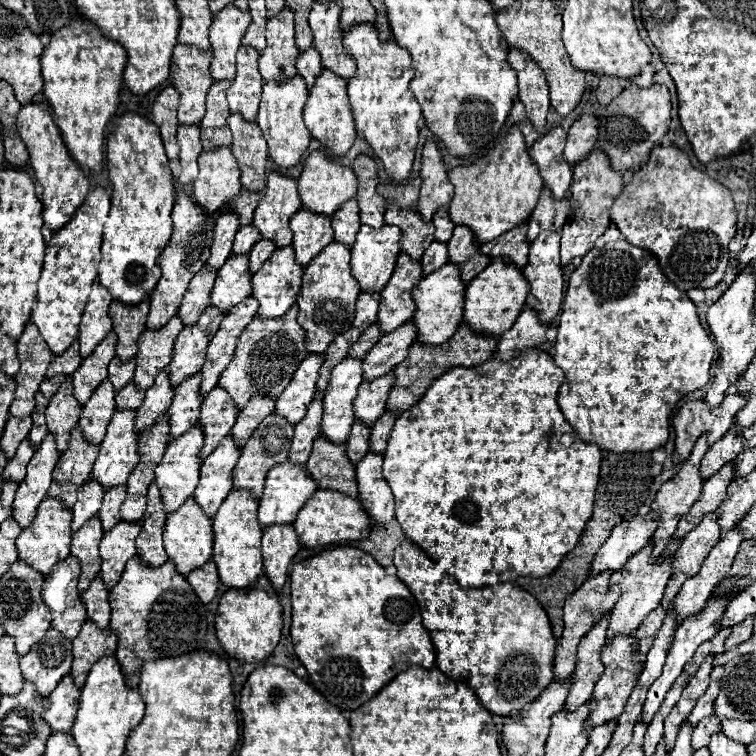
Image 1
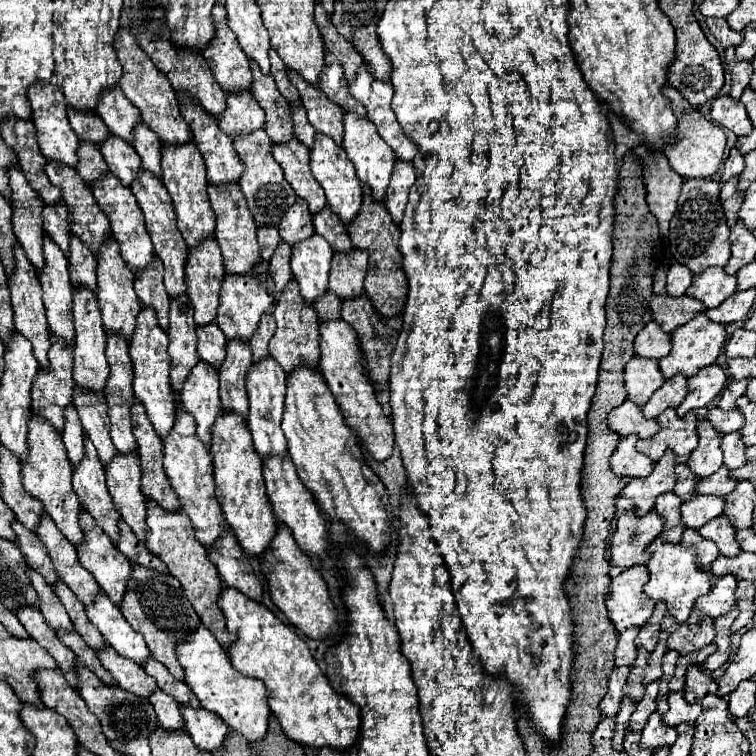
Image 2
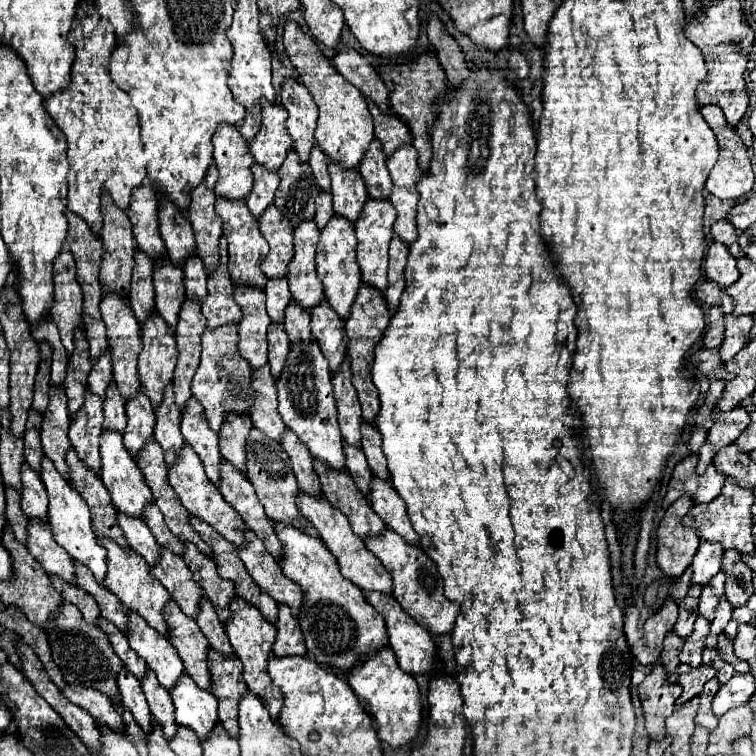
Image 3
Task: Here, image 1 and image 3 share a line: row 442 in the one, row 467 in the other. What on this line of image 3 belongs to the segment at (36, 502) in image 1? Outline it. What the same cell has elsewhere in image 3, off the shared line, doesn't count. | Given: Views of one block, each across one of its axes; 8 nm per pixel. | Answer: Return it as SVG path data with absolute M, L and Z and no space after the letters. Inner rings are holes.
M42 458L42 474L40 474L46 492L48 492L48 524L52 528L52 534L56 538L56 542L80 564L88 566L94 574L94 578L98 578L98 582L102 584L104 576L106 576L106 550L96 542L96 536L92 532L92 524L90 524L90 510L84 502L84 498L74 492L74 488L70 488L70 484L58 474L58 470L54 468L54 464L50 462L50 458Z

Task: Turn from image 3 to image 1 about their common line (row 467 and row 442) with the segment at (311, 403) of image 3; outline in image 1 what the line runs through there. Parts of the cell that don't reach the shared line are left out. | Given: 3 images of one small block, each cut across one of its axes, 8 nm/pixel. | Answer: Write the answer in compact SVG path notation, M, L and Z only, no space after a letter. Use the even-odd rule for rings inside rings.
M344 358L332 368L328 388L322 400L322 422L320 434L334 444L344 444L350 436L354 424L352 402L356 398L358 386L362 384L362 360Z

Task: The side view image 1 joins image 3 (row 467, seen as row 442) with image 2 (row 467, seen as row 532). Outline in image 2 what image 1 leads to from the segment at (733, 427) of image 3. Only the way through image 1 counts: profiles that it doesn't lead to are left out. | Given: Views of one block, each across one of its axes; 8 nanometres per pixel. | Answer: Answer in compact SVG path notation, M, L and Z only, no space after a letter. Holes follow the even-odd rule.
M666 450L666 454L662 456L660 462L656 462L654 470L650 476L646 478L634 478L630 480L624 490L620 492L622 498L628 498L634 506L634 514L642 516L648 514L654 508L654 502L660 494L670 492L676 484L676 476L674 476L674 452Z

